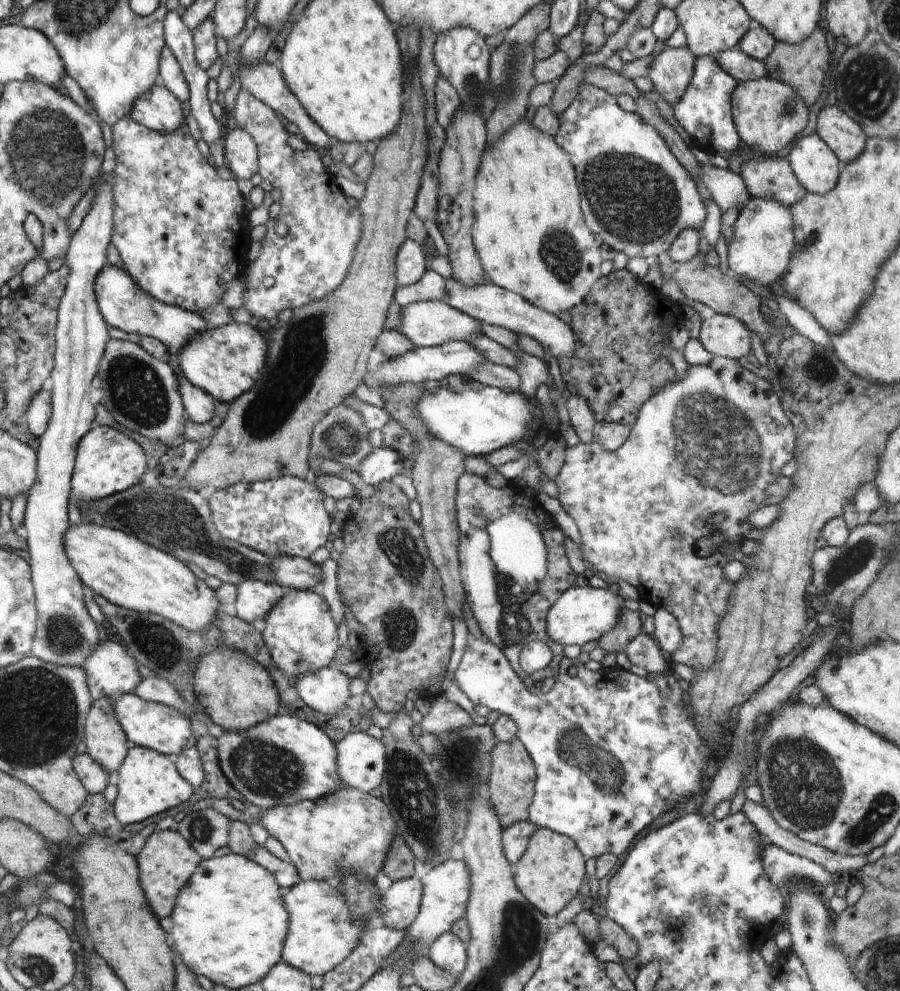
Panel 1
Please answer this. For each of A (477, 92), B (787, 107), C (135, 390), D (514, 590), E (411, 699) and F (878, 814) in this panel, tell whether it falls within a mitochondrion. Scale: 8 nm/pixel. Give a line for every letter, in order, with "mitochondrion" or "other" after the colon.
A: mitochondrion
B: mitochondrion
C: mitochondrion
D: mitochondrion
E: other
F: mitochondrion

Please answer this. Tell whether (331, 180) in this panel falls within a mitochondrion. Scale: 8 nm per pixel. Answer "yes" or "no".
no

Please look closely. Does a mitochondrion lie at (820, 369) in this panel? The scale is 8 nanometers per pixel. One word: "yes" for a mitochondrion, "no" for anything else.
yes

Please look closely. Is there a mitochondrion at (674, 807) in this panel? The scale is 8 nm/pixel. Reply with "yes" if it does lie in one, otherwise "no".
no

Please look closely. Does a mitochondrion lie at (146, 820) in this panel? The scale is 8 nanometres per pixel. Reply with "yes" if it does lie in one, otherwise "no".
no

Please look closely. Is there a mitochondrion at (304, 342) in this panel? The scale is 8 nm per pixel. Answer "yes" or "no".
yes

